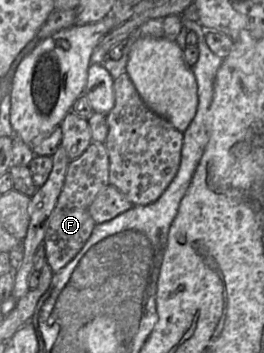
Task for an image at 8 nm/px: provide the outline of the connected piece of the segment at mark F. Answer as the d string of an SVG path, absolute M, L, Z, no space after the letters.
M92 142L78 158L69 162L62 191L44 234L46 263L55 273L65 267L82 249L96 223L89 208L97 195L109 185L109 157L104 143Z

